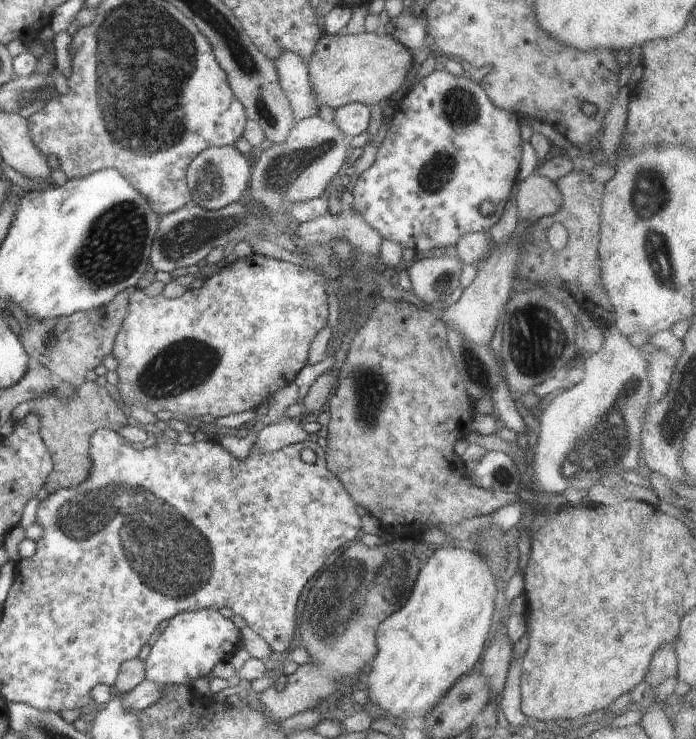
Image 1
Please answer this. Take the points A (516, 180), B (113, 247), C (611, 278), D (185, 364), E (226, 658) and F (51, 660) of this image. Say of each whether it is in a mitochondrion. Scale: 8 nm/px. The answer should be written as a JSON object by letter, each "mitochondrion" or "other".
{"A":"other","B":"mitochondrion","C":"other","D":"mitochondrion","E":"other","F":"other"}

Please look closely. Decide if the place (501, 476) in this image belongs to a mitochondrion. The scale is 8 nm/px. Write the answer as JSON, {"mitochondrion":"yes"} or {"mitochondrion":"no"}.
{"mitochondrion":"yes"}

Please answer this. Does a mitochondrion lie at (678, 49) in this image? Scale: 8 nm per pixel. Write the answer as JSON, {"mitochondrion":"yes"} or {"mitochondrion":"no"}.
{"mitochondrion":"no"}

